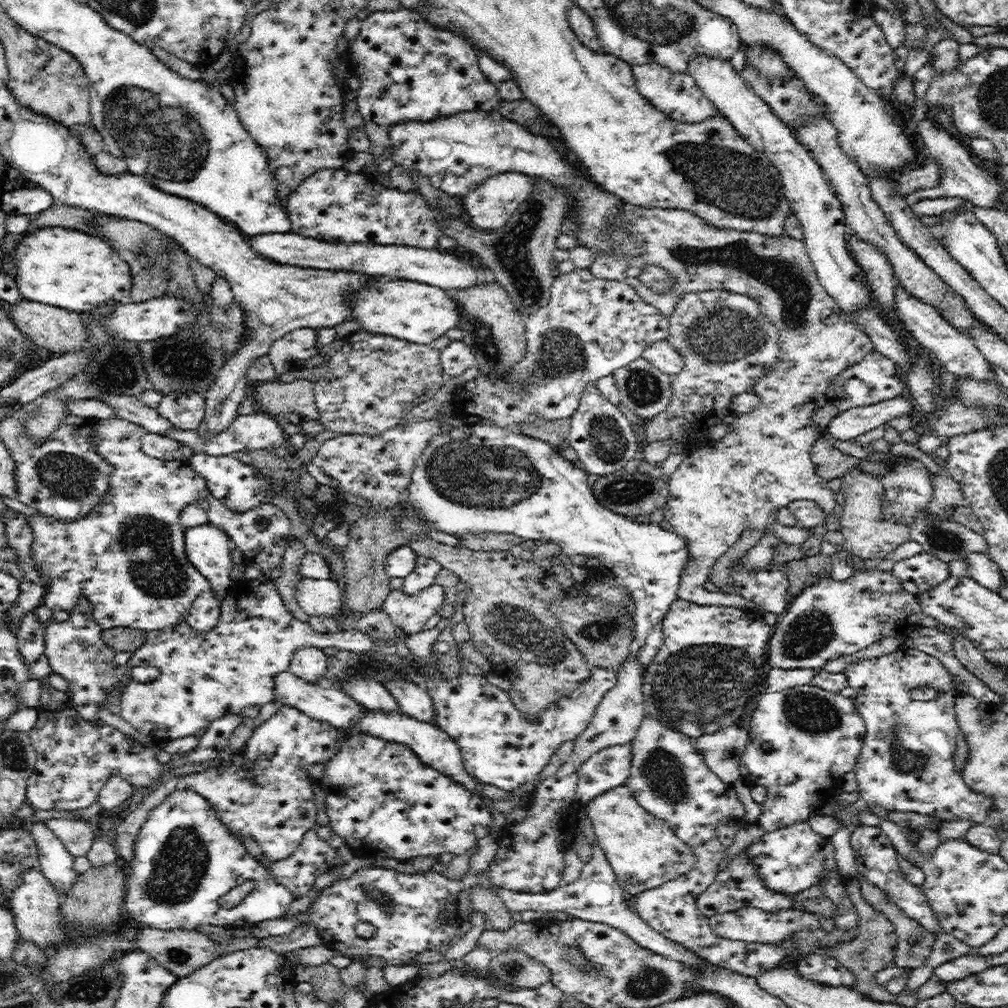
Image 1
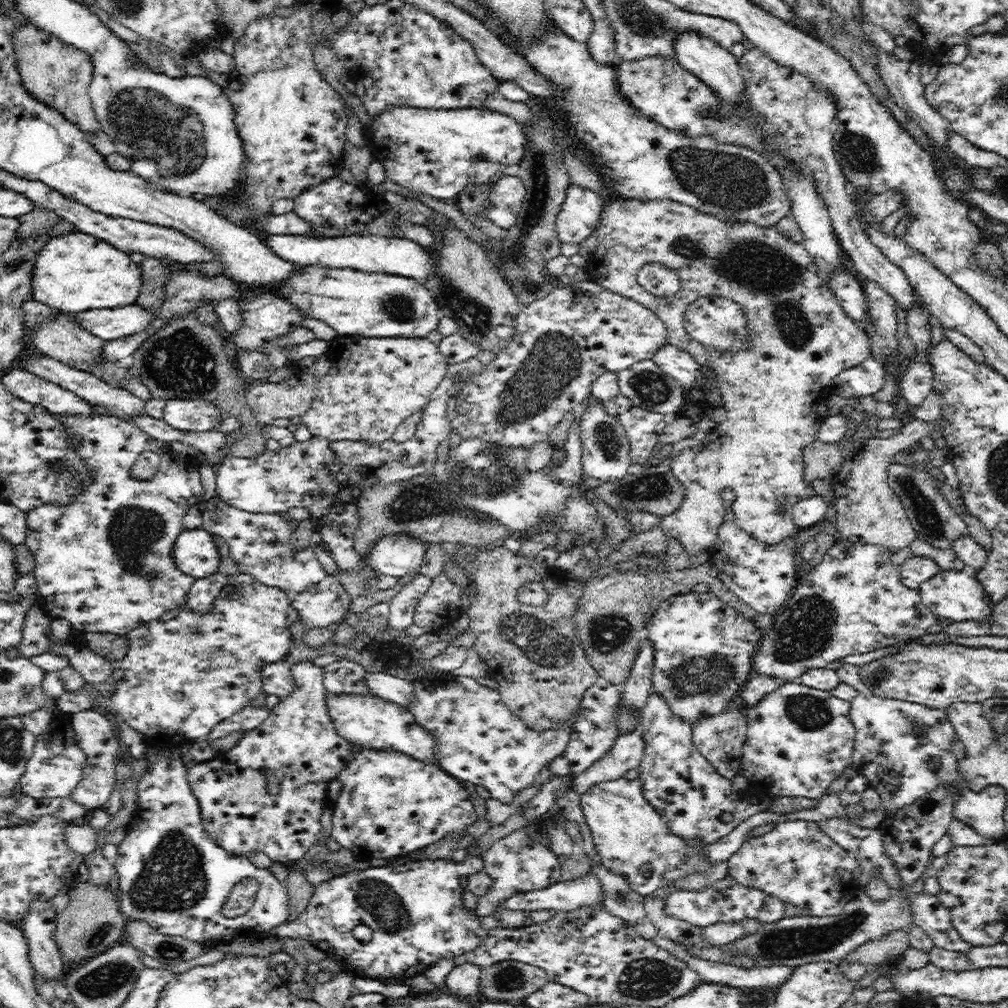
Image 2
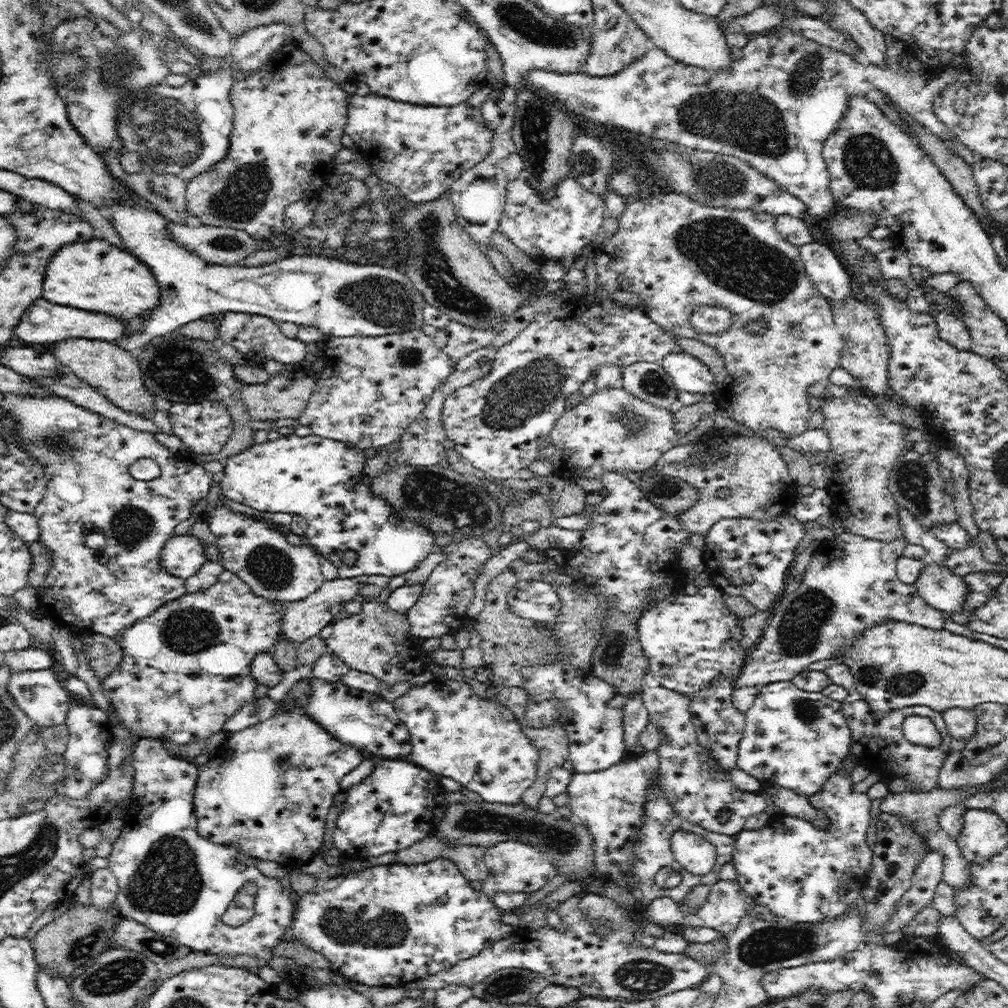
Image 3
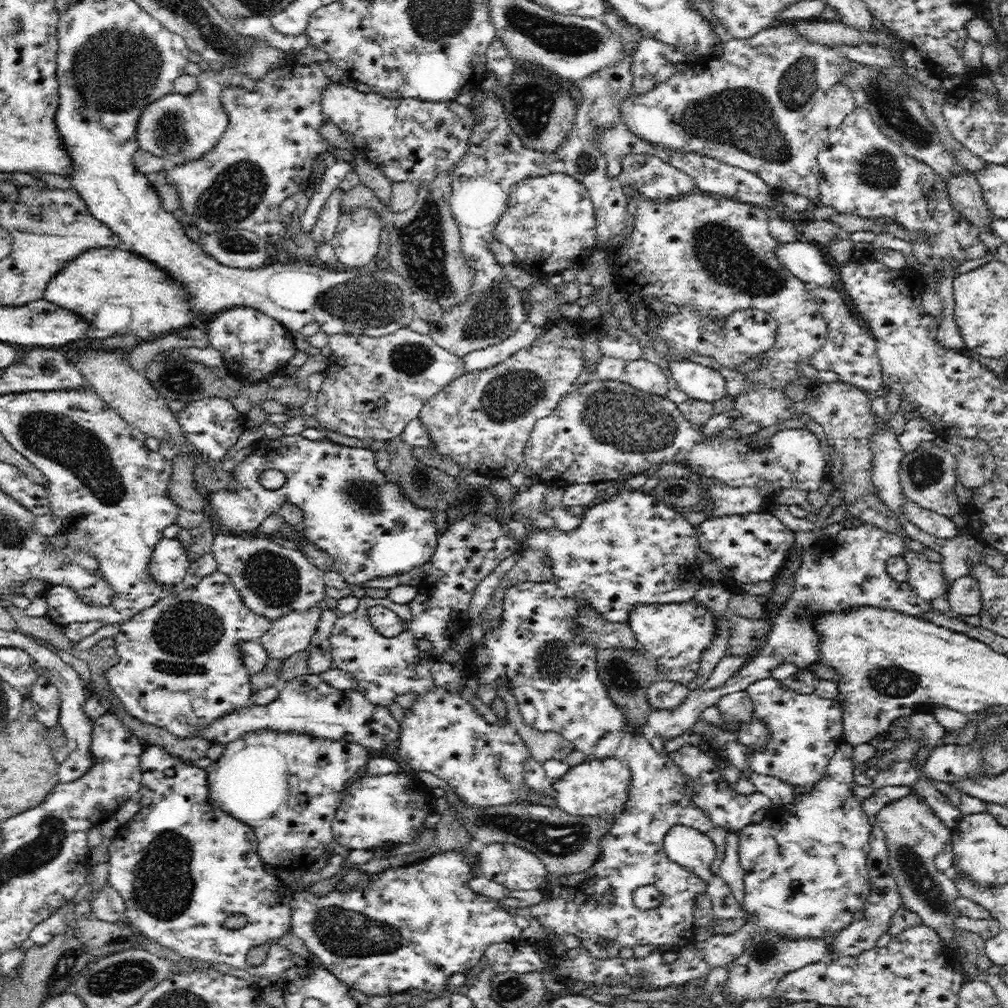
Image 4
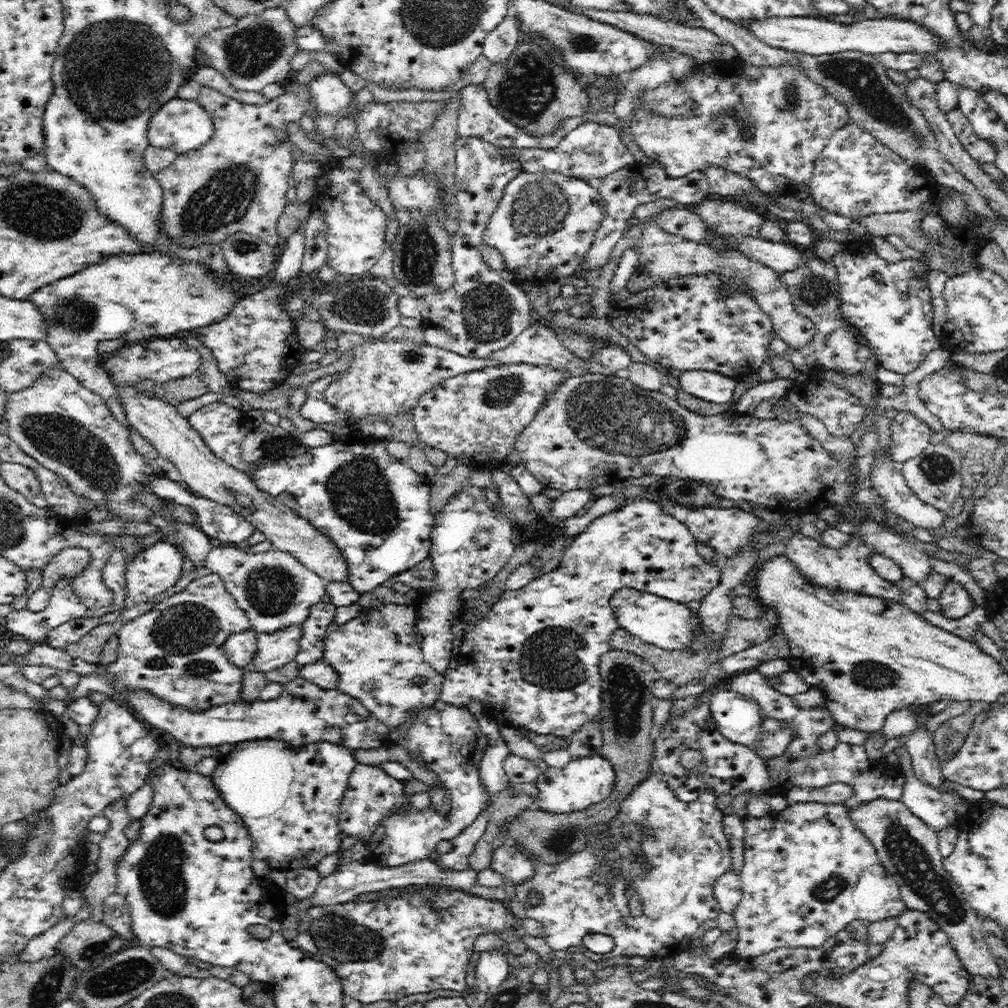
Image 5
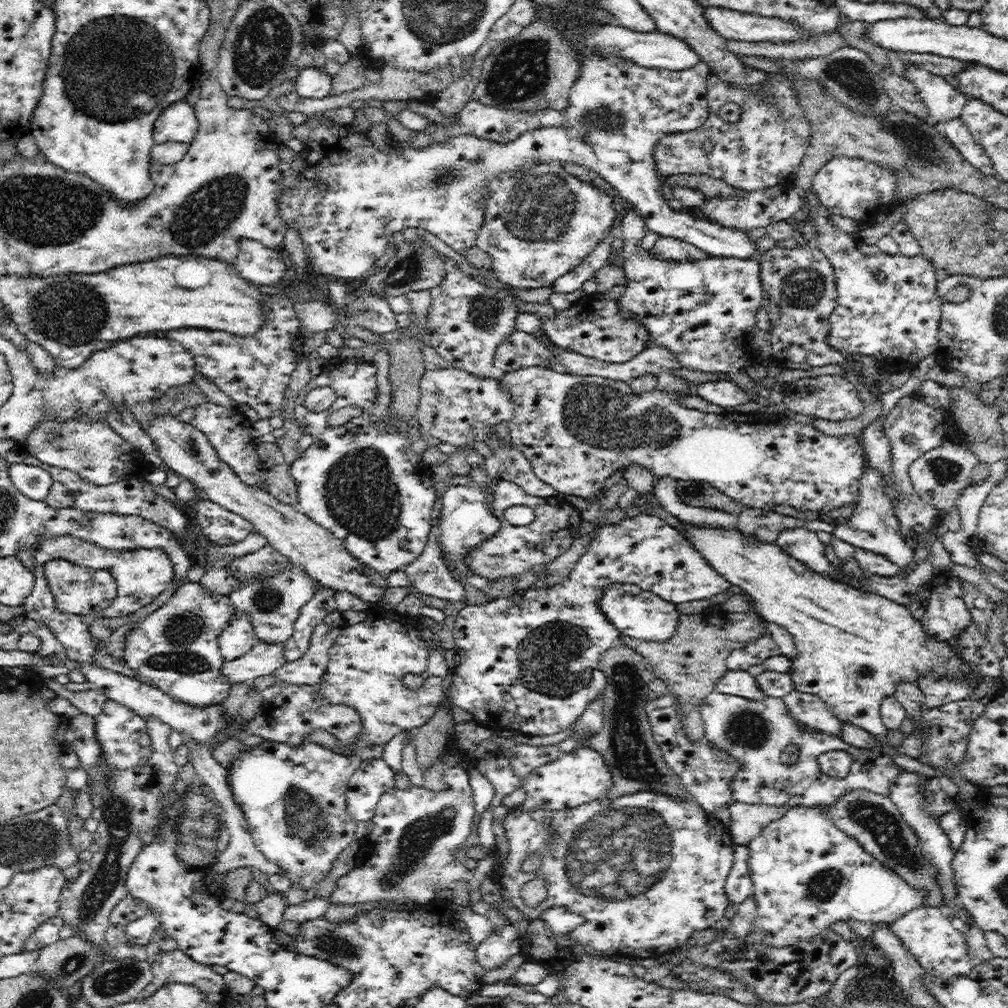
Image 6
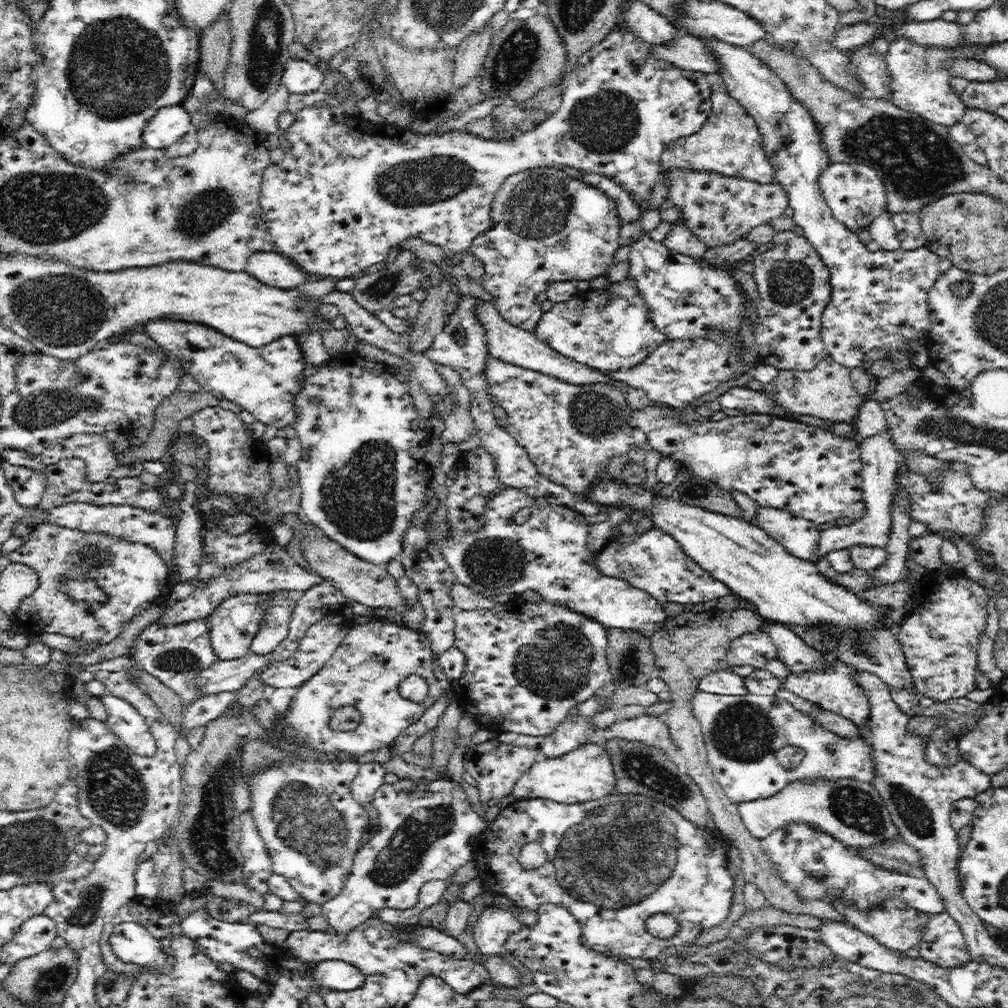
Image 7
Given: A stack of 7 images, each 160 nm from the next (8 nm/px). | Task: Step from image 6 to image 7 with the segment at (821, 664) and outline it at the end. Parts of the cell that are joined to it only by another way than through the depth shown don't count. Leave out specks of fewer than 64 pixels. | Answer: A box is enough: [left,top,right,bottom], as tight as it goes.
[588,477,883,725]

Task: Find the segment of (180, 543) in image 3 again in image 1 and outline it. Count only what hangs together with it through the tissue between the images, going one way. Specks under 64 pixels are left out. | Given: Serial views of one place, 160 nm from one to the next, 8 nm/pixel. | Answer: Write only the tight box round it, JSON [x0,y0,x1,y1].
[183,523,233,603]

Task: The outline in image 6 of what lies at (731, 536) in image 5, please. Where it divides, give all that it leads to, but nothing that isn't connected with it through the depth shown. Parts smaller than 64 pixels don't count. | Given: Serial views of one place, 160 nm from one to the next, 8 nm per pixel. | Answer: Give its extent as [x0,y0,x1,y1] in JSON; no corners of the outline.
[653,476,737,528]

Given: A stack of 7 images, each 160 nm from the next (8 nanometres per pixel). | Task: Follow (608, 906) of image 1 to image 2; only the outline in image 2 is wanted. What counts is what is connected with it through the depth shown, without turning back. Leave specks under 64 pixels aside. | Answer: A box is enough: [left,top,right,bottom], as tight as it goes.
[504,877,795,990]

